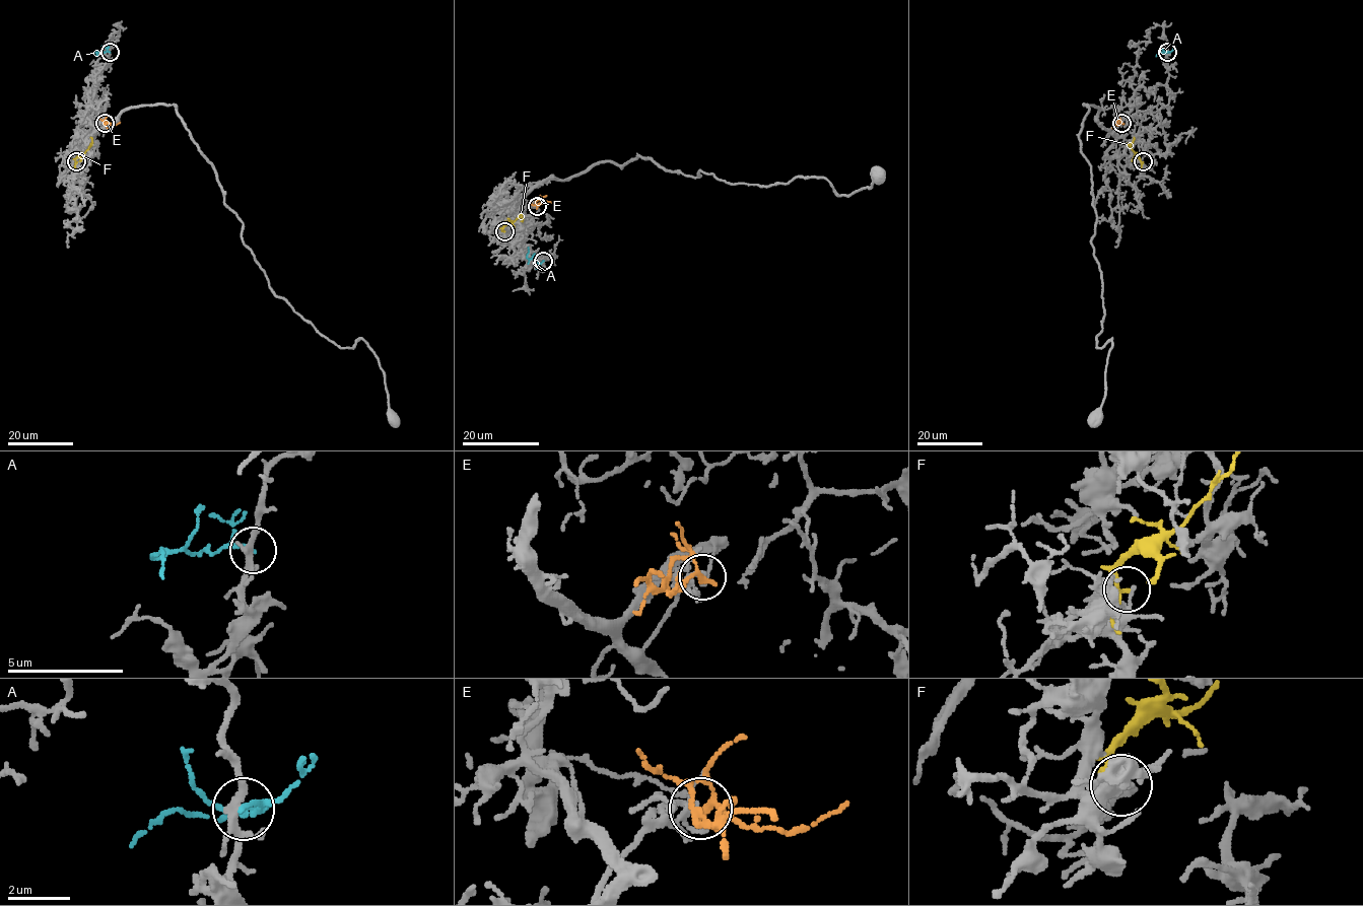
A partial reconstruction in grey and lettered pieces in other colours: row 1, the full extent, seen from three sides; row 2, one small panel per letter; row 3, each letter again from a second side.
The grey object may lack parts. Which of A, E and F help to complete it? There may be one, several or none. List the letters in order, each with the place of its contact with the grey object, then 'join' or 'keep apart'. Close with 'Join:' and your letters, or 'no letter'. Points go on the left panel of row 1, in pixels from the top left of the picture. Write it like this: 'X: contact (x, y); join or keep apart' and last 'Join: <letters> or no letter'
A: contact (110, 52); keep apart
E: contact (105, 123); keep apart
F: contact (76, 161); keep apart
Join: no letter

